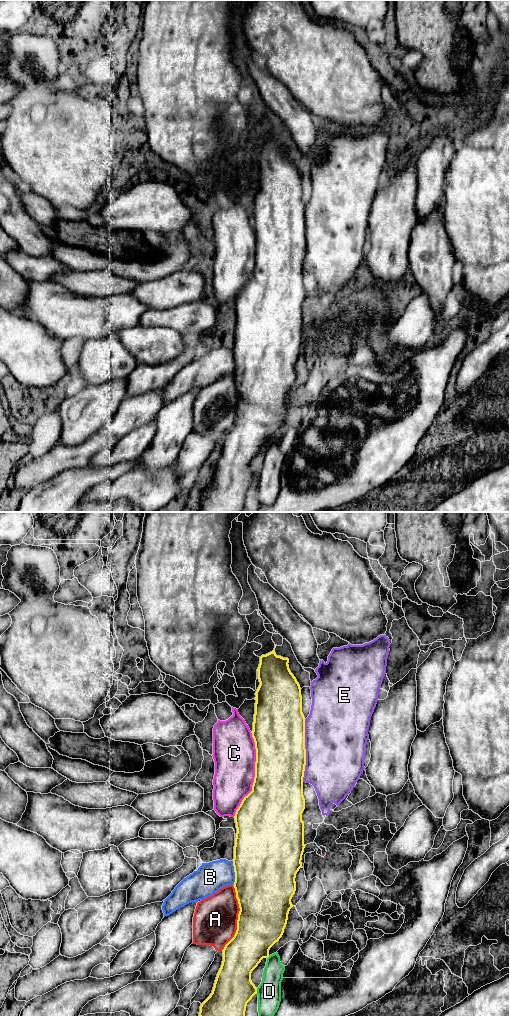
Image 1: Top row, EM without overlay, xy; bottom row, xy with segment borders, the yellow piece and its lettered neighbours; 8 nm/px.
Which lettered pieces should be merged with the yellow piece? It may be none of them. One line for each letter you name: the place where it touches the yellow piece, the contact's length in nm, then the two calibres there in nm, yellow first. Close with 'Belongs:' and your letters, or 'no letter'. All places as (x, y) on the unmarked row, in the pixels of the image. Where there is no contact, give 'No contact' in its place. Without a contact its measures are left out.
C: Touches yellow at xy (255, 263). Shared border 700 nm. Thickness 420 nm (yellow) against 340 nm
Belongs: C

